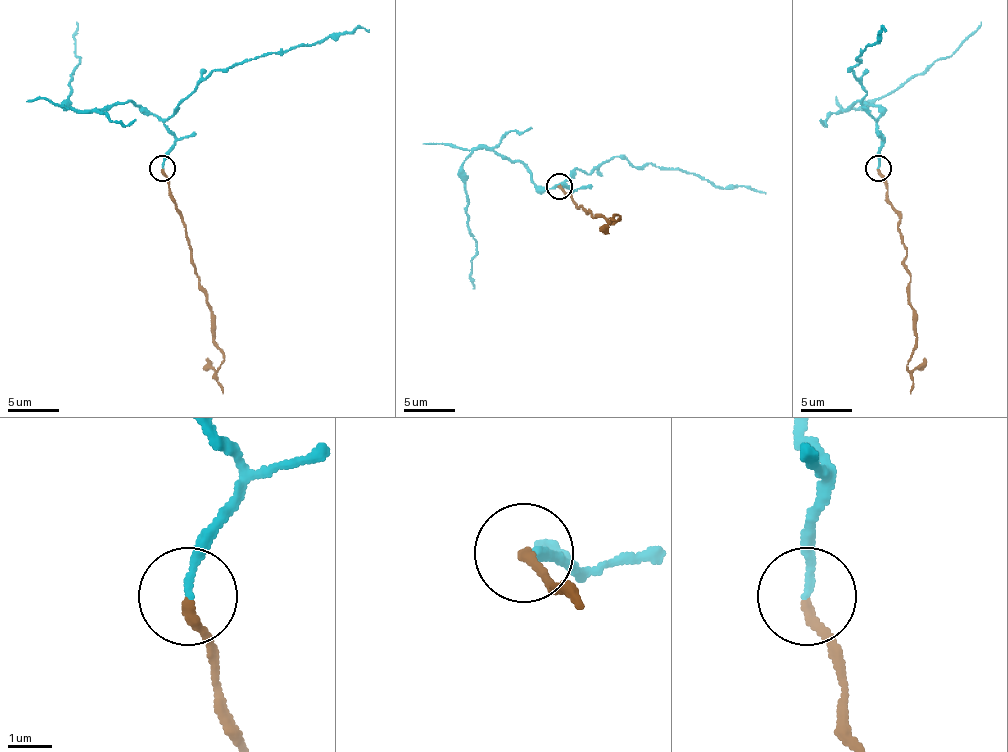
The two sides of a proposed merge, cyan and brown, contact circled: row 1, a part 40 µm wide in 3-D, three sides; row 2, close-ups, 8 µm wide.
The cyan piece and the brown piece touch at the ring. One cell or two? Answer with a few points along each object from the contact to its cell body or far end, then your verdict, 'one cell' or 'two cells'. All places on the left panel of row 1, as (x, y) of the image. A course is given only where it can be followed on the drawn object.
course cyan (163, 167), (176, 136), (140, 106), (127, 100), (94, 111), (65, 108), (78, 59), (76, 21); course brown (163, 167), (171, 200), (181, 216), (194, 267), (212, 311), (214, 347), (222, 354), (217, 372), (222, 393); two cells

